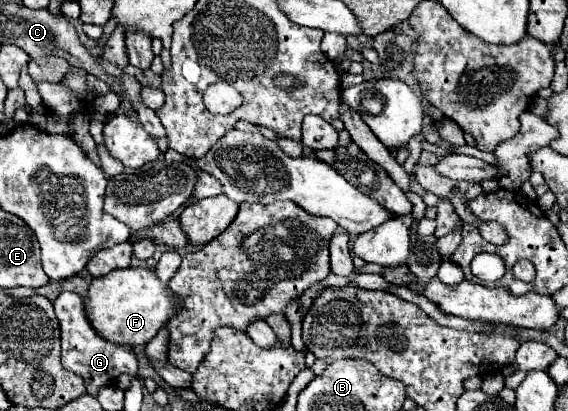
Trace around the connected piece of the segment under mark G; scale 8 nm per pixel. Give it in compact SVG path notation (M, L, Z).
M62 291L58 299L54 301L56 317L60 321L60 333L62 333L62 365L74 373L78 373L86 381L86 391L90 395L98 393L98 387L102 385L112 385L114 379L120 373L136 375L138 371L138 361L128 345L116 345L112 341L106 341L96 333L92 323L86 317L86 307L84 307L84 297L74 293L74 291Z

